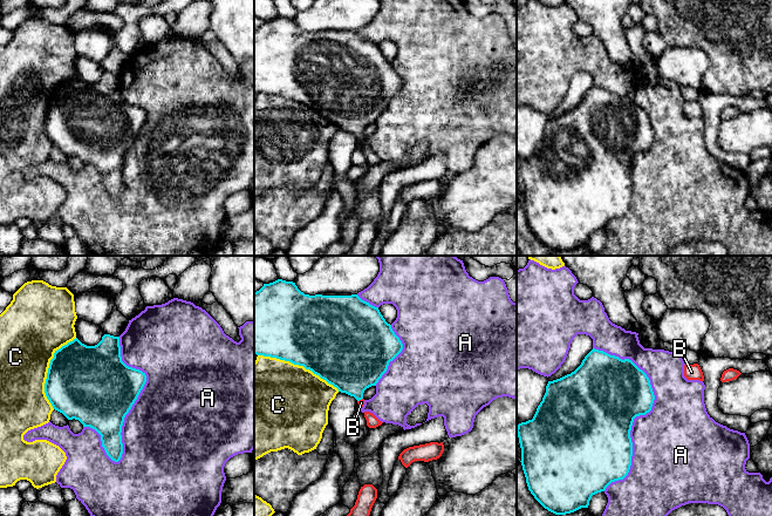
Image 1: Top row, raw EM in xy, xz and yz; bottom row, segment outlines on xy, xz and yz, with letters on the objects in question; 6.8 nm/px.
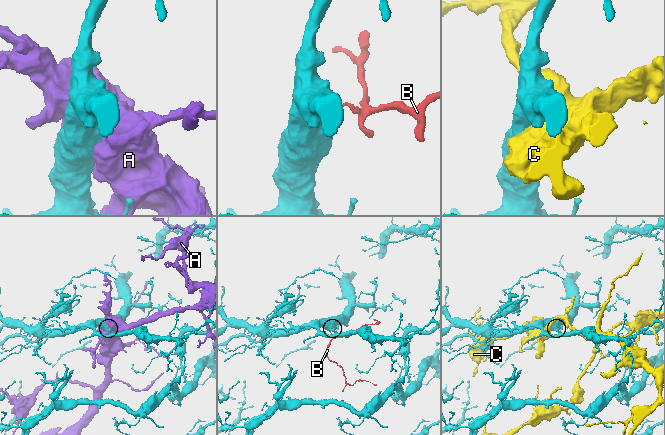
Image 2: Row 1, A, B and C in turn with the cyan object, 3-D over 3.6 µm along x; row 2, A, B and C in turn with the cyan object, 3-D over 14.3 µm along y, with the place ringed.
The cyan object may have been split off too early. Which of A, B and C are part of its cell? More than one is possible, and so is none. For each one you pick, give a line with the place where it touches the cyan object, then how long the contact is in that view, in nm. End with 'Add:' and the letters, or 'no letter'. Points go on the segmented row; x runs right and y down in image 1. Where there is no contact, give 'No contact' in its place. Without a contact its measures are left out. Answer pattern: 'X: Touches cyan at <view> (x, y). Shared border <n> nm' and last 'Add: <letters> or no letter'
B: Touches cyan at xz (360, 399). Shared border 50 nm
Add: B

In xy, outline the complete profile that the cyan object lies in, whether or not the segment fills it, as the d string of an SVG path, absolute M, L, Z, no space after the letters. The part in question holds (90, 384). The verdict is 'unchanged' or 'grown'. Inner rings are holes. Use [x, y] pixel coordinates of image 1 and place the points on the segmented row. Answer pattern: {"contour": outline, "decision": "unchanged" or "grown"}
{"contour": "M104 334L95 346L87 346L77 338L55 351L50 360L45 393L53 408L68 420L78 420L101 435L107 455L118 462L123 454L122 426L125 415L146 382L146 375L122 361L119 337Z", "decision": "unchanged"}

